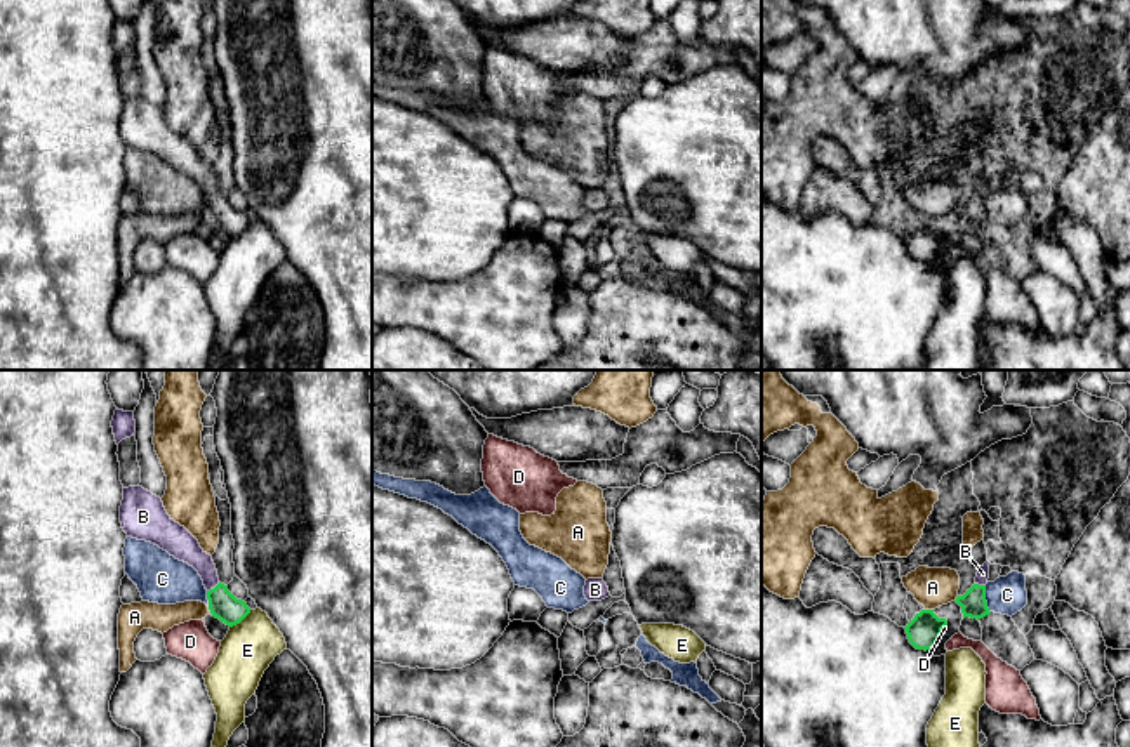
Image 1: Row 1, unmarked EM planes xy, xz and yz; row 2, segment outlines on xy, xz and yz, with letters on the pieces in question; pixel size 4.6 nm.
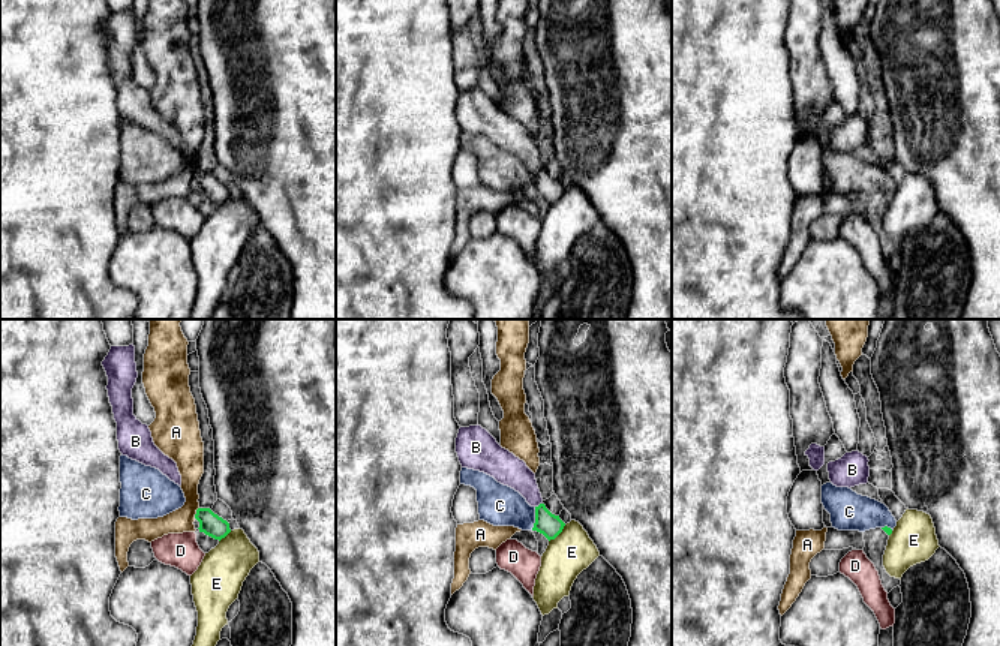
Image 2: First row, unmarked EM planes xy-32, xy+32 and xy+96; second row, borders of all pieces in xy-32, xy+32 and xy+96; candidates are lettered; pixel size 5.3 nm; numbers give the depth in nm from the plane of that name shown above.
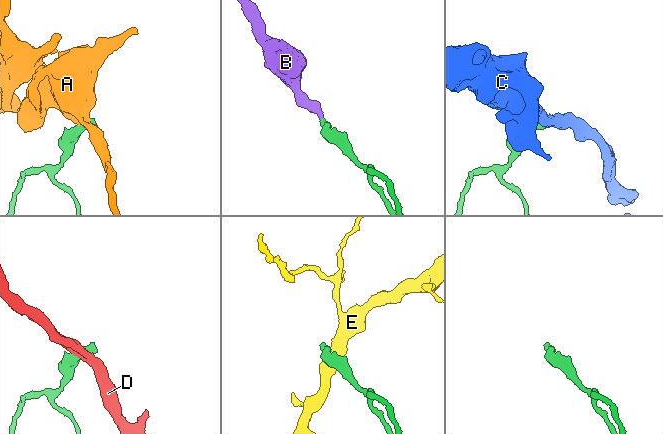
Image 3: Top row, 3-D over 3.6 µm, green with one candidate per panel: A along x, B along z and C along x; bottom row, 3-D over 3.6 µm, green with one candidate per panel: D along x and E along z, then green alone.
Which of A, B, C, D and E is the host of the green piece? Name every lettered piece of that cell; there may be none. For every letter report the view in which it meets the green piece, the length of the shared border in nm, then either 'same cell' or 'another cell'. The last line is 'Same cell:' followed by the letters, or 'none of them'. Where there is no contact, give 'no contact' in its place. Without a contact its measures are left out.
A: contact in yz; length 40 nm; another cell
B: contact in xy; length 80 nm; same cell
C: contact in yz; length 130 nm; another cell
D: contact in yz; length 40 nm; another cell
E: contact in xy; length 130 nm; another cell
Same cell: B

